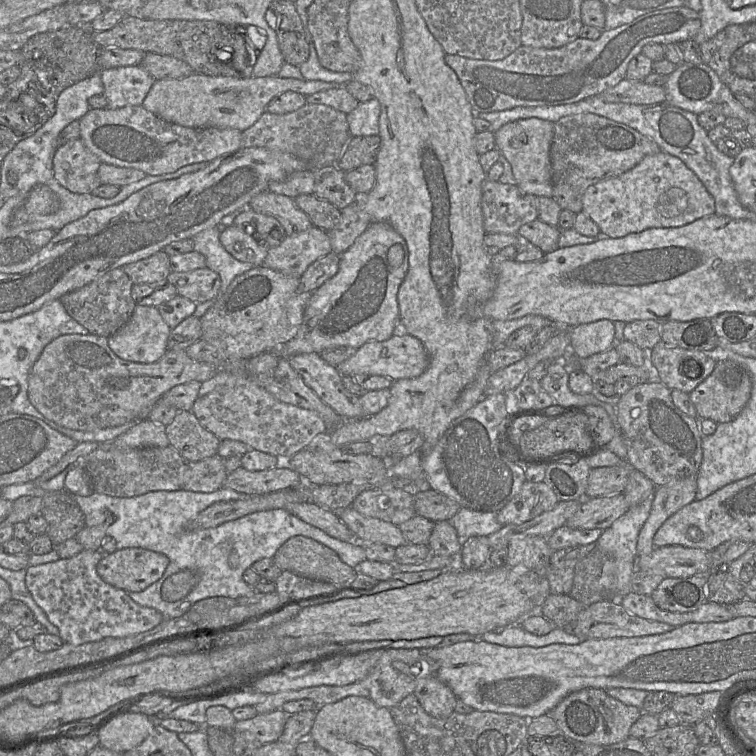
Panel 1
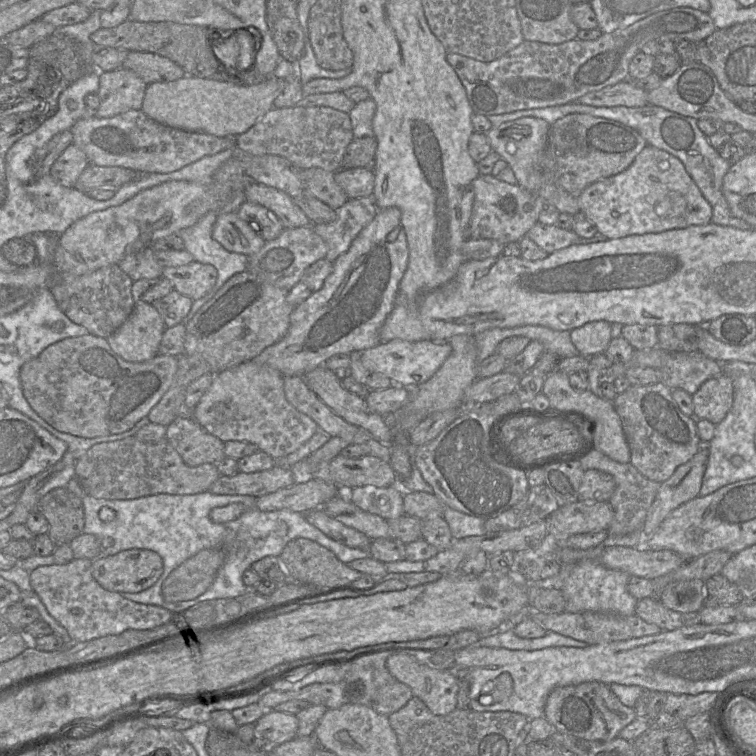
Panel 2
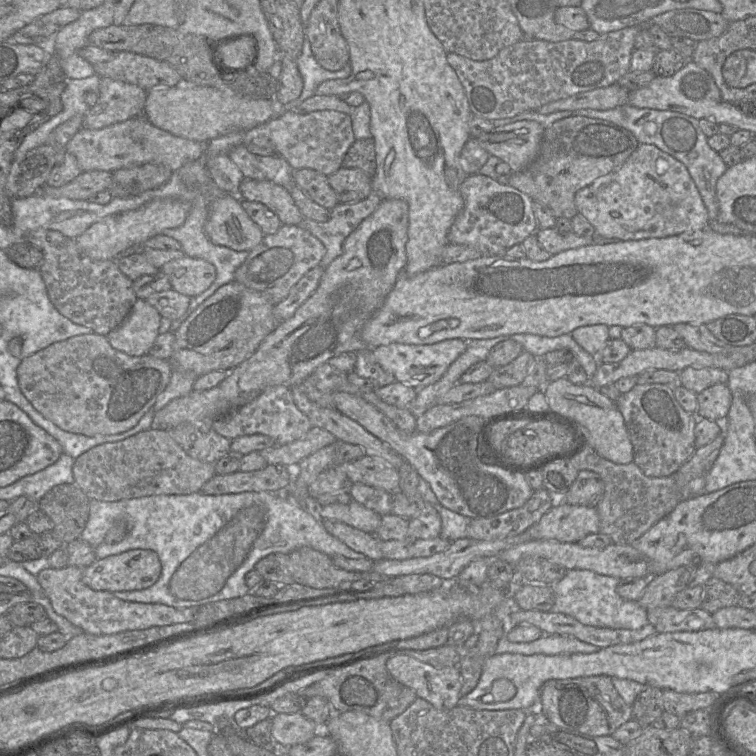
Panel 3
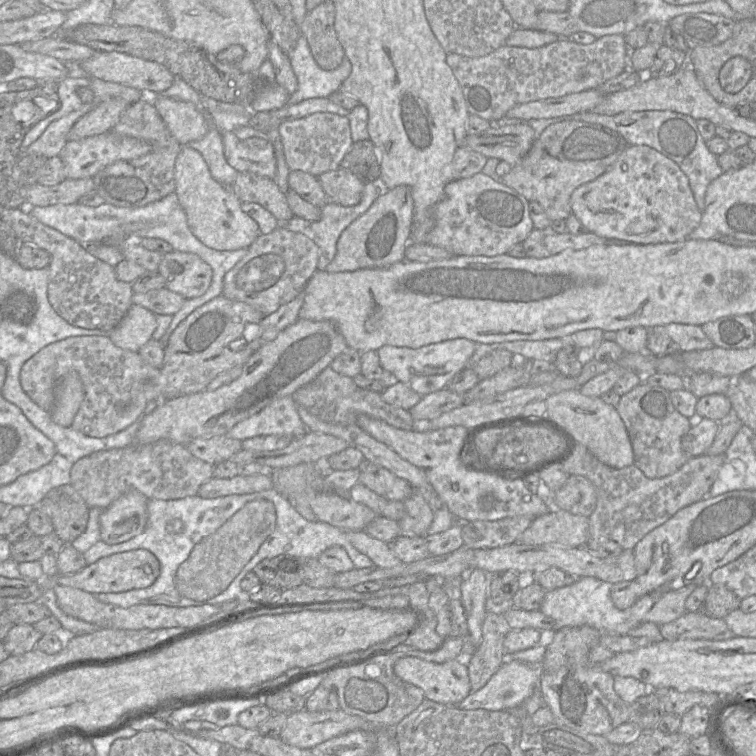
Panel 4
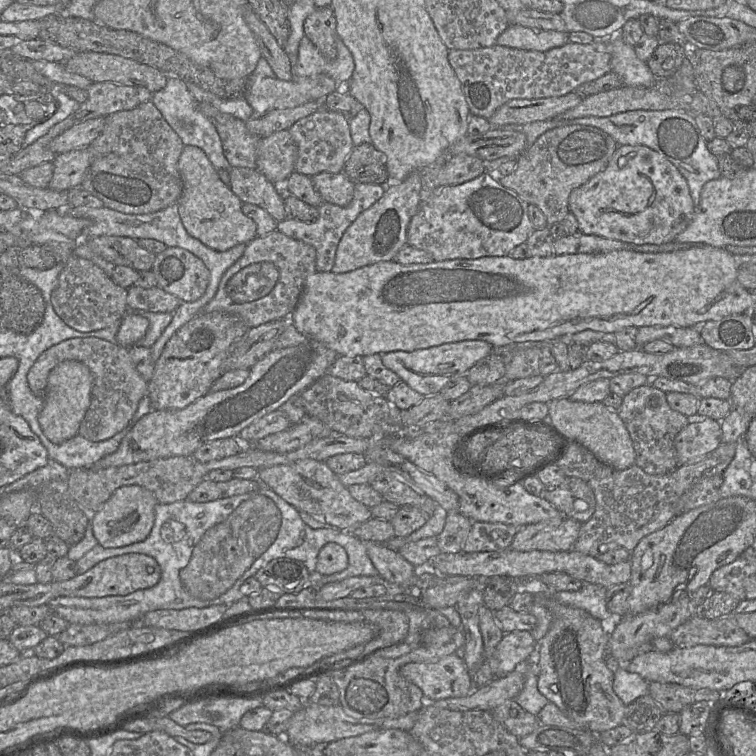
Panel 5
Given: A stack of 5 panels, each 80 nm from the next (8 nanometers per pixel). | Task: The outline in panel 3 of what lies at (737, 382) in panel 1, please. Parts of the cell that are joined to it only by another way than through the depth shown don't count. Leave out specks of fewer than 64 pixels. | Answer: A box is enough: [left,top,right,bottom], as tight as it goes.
[697,384,732,422]

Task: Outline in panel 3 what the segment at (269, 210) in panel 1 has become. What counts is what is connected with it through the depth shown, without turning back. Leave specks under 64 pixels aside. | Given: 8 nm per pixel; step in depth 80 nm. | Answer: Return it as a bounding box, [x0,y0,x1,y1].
[237,179,304,225]

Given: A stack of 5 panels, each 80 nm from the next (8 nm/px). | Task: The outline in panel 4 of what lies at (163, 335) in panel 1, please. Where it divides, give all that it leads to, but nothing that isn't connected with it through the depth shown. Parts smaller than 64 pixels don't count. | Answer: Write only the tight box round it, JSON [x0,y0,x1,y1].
[108,304,156,352]

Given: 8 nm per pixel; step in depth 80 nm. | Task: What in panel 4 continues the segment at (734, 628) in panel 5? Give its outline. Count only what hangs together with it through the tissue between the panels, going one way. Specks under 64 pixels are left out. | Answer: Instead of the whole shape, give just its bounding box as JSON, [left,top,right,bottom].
[659,611,735,641]

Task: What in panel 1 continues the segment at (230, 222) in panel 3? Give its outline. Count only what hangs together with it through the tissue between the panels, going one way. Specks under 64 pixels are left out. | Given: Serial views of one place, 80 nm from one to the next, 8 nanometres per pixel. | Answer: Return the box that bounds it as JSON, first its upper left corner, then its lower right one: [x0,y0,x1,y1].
[219,224,269,266]

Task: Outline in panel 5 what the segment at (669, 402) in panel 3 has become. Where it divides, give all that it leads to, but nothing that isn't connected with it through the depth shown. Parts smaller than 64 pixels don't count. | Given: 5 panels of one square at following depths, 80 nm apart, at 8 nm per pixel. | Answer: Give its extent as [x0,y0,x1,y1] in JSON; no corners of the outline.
[618,383,689,475]

